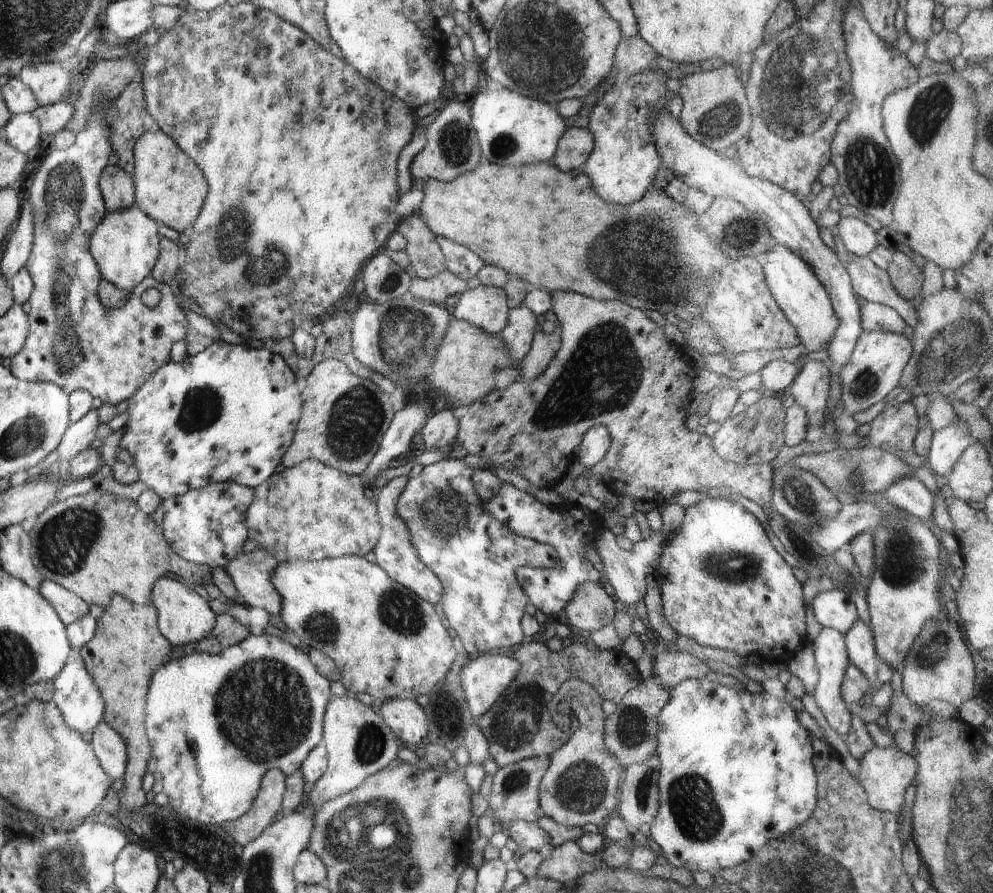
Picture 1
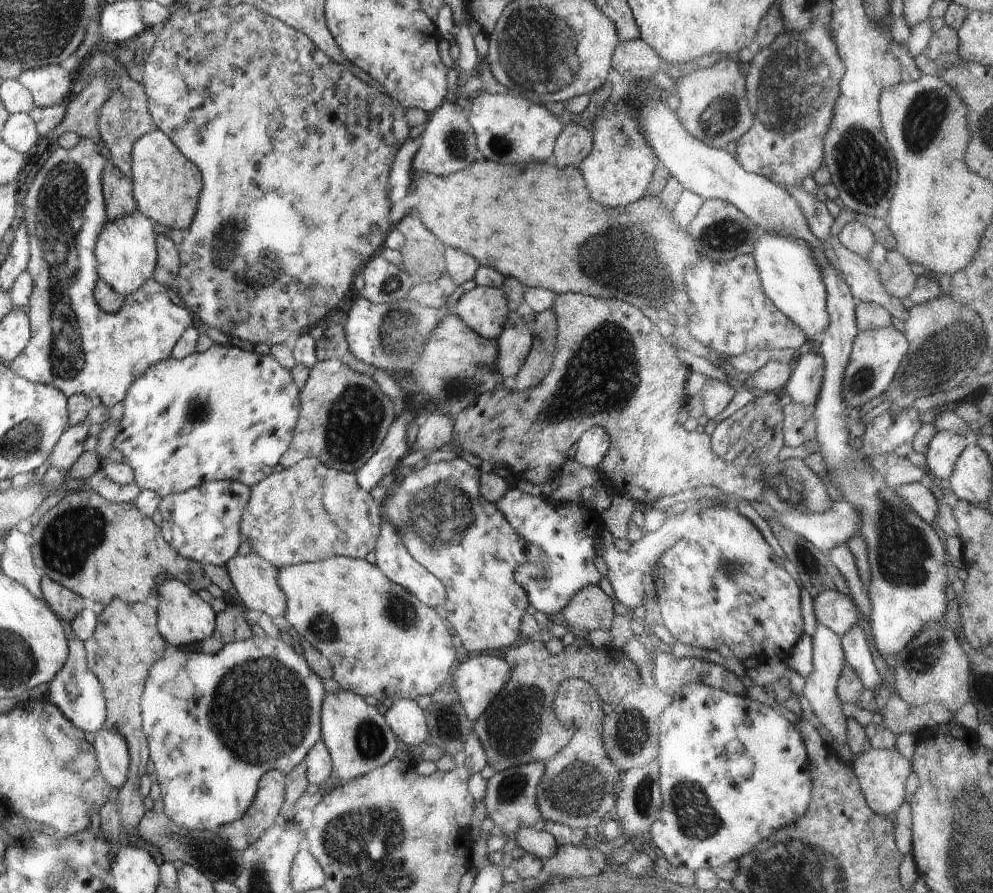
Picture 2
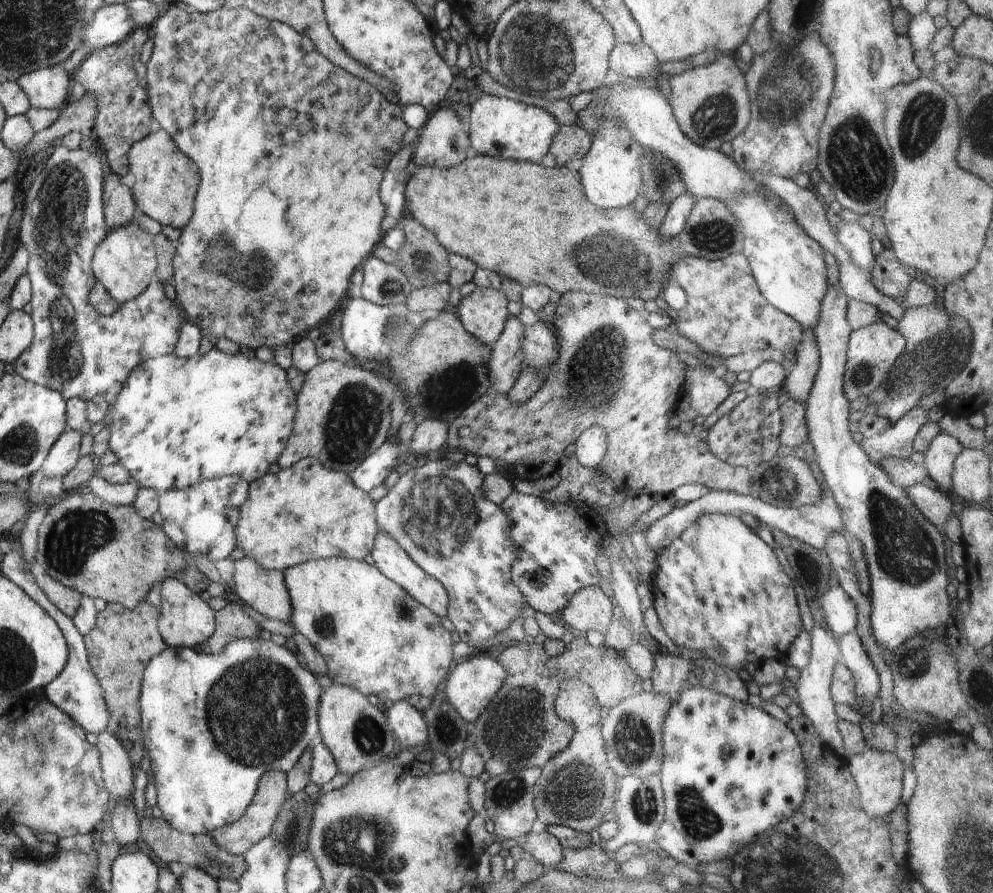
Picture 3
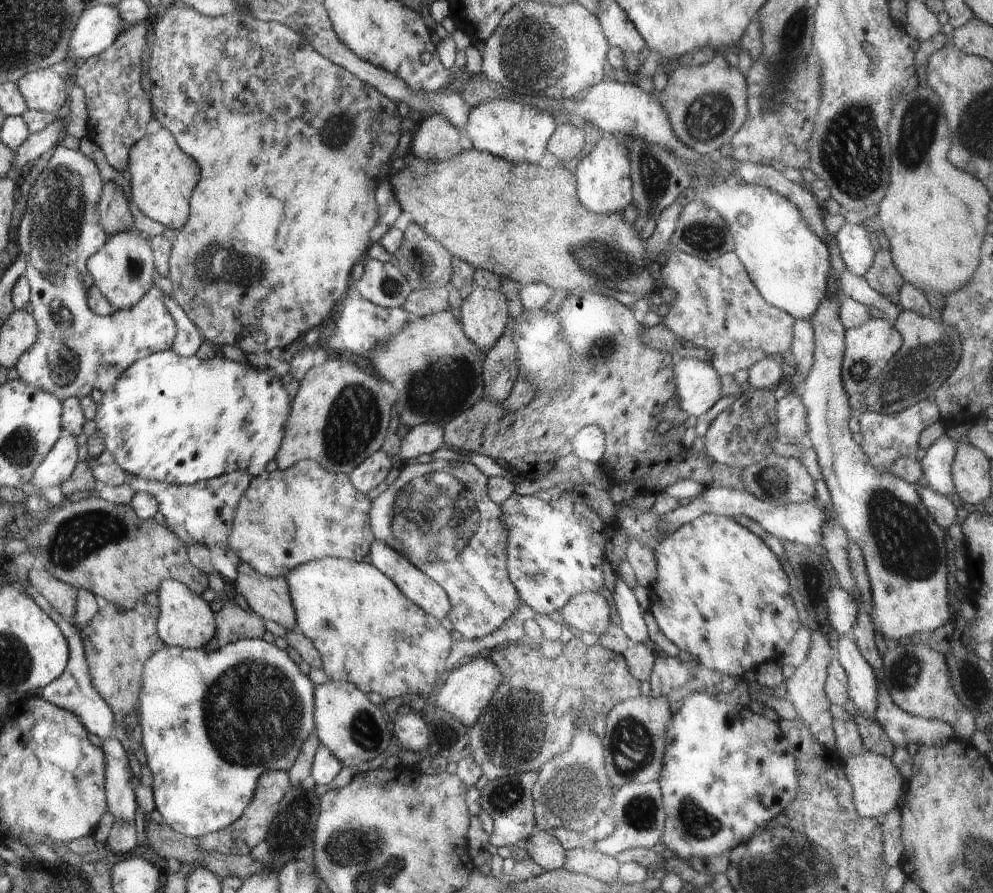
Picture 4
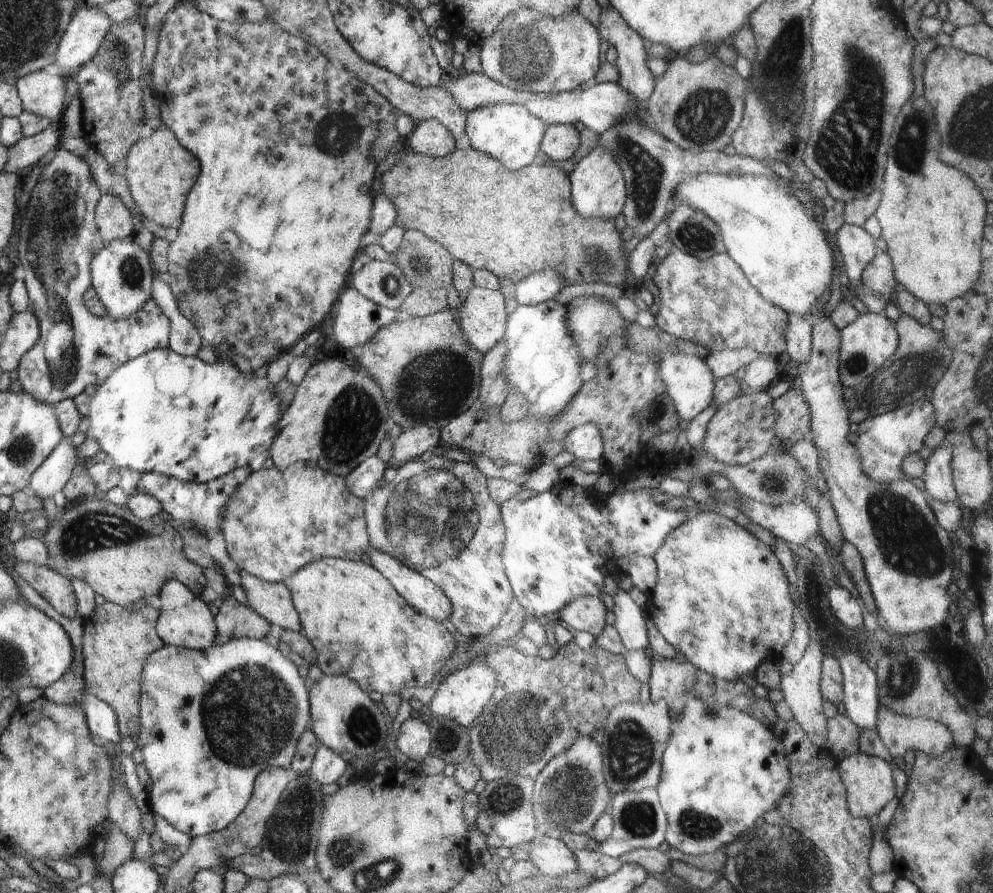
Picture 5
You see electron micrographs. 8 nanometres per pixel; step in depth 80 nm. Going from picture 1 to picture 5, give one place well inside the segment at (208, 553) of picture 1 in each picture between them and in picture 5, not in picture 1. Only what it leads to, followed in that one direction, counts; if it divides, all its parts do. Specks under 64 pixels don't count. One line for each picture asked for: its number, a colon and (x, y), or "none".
2: (204, 524)
3: (203, 519)
4: (202, 513)
5: (199, 506)

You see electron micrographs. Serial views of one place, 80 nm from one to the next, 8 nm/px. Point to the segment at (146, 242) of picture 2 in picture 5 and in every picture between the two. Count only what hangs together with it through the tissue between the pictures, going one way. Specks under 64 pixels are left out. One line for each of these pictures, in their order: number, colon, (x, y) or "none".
3: (125, 263)
4: (123, 272)
5: (122, 276)

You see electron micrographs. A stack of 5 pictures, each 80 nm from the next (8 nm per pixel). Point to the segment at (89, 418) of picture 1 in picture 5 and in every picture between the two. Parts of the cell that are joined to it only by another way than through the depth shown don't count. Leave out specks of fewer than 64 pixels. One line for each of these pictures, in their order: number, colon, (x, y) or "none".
2: (66, 453)
3: (63, 457)
4: (58, 466)
5: (55, 472)

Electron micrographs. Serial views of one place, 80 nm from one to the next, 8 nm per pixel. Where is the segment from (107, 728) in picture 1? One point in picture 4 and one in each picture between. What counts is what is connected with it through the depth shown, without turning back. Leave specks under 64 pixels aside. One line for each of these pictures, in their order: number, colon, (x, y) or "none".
2: (113, 751)
3: (117, 766)
4: (120, 790)

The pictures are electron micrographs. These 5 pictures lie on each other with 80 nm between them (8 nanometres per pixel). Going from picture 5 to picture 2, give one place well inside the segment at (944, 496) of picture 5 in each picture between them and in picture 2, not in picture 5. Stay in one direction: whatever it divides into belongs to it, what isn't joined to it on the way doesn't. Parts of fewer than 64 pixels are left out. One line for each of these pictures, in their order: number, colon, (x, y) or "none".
2: (944, 449)
3: (939, 460)
4: (936, 464)

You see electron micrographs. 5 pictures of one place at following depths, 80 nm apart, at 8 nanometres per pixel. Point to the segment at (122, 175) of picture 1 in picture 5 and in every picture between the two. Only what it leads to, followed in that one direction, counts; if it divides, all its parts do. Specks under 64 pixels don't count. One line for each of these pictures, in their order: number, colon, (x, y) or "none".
2: (118, 191)
3: (119, 206)
4: (114, 212)
5: (112, 218)

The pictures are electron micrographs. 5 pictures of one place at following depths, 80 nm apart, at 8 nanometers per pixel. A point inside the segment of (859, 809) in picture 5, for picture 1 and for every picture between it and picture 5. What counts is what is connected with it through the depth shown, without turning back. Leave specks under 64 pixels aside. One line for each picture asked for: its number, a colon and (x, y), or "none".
1: (885, 773)
2: (883, 774)
3: (878, 774)
4: (877, 784)

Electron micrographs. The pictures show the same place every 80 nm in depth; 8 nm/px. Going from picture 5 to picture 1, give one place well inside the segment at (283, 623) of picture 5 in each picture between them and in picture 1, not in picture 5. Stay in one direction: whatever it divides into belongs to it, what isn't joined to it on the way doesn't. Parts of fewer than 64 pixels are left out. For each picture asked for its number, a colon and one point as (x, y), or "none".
1: (251, 574)
2: (256, 580)
3: (265, 590)
4: (268, 596)

